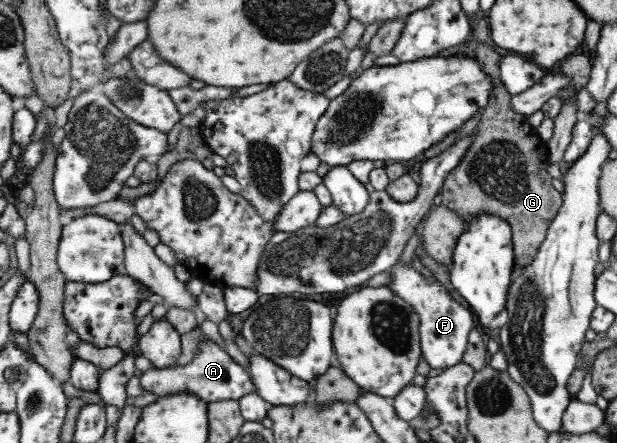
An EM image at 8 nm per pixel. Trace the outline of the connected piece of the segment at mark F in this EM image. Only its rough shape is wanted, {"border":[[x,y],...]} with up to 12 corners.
{"border":[[398,262],[387,285],[421,317],[422,357],[458,364],[472,315],[446,287]]}

